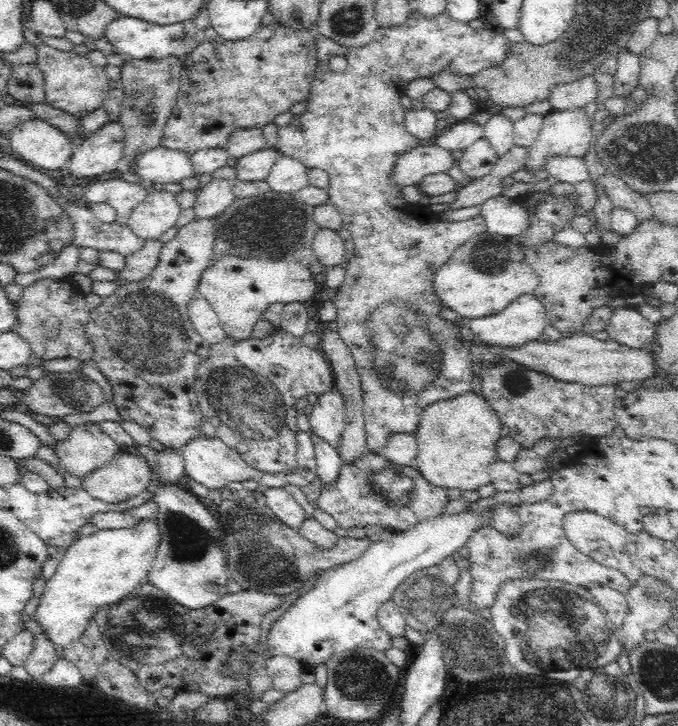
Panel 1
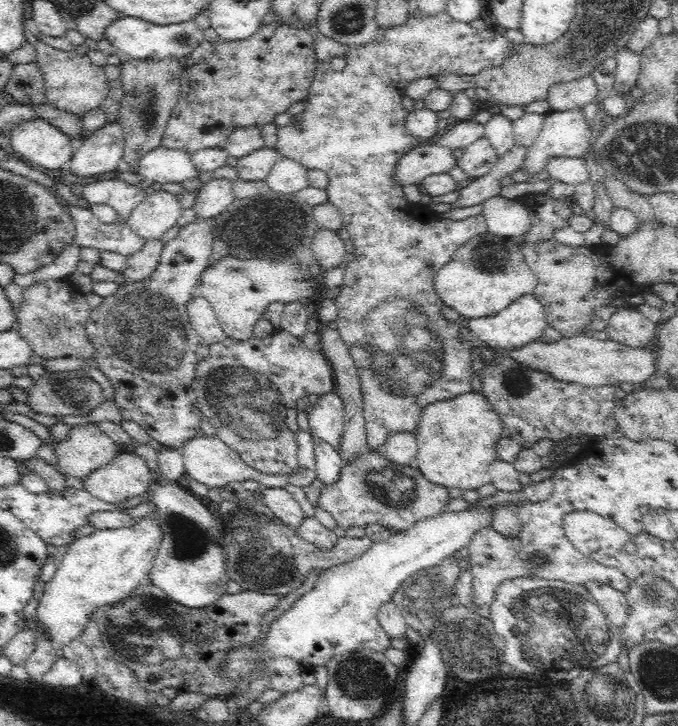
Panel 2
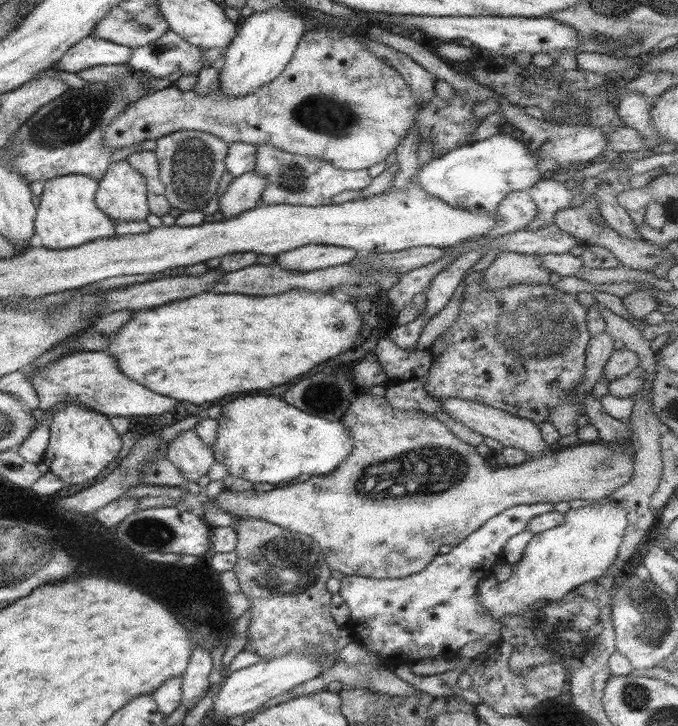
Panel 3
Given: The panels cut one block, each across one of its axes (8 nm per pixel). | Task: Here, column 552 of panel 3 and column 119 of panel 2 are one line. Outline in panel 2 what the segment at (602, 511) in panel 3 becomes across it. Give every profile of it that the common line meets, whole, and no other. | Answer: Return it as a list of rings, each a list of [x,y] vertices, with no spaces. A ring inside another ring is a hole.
[[[154,511],[152,516],[134,518],[134,521],[136,524],[128,528],[98,529],[87,536],[76,538],[67,546],[67,552],[57,566],[51,581],[45,584],[43,596],[37,606],[36,620],[44,625],[48,639],[55,639],[62,644],[61,646],[67,645],[73,638],[79,638],[87,625],[87,620],[99,606],[114,604],[126,598],[137,586],[151,583],[148,574],[162,542],[159,531],[161,519]]]

